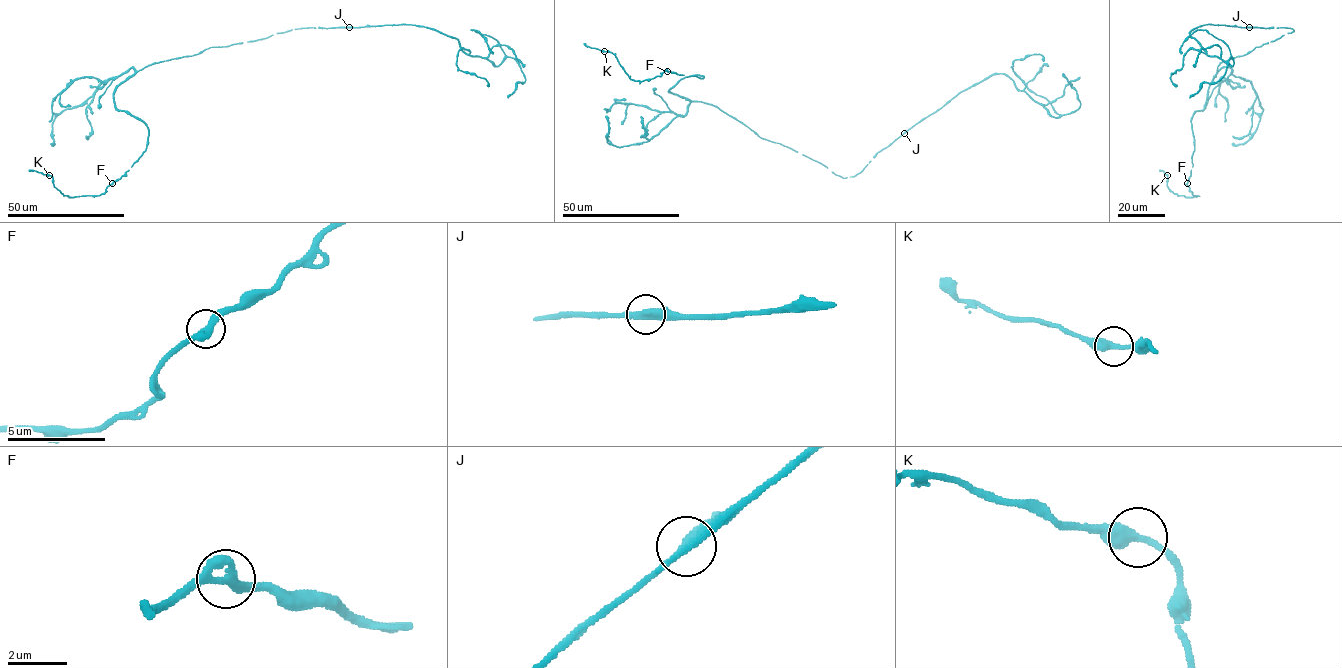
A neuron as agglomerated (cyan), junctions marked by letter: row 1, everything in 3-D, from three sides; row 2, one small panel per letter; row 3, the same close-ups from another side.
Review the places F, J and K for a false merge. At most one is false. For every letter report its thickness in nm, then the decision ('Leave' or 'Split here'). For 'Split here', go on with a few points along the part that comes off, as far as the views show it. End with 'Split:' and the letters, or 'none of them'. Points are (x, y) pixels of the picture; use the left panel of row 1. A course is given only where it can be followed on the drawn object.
F: Thickness 360 nm. Leave
J: Thickness 360 nm. Leave
K: Thickness 380 nm. Leave
Split: none of them

